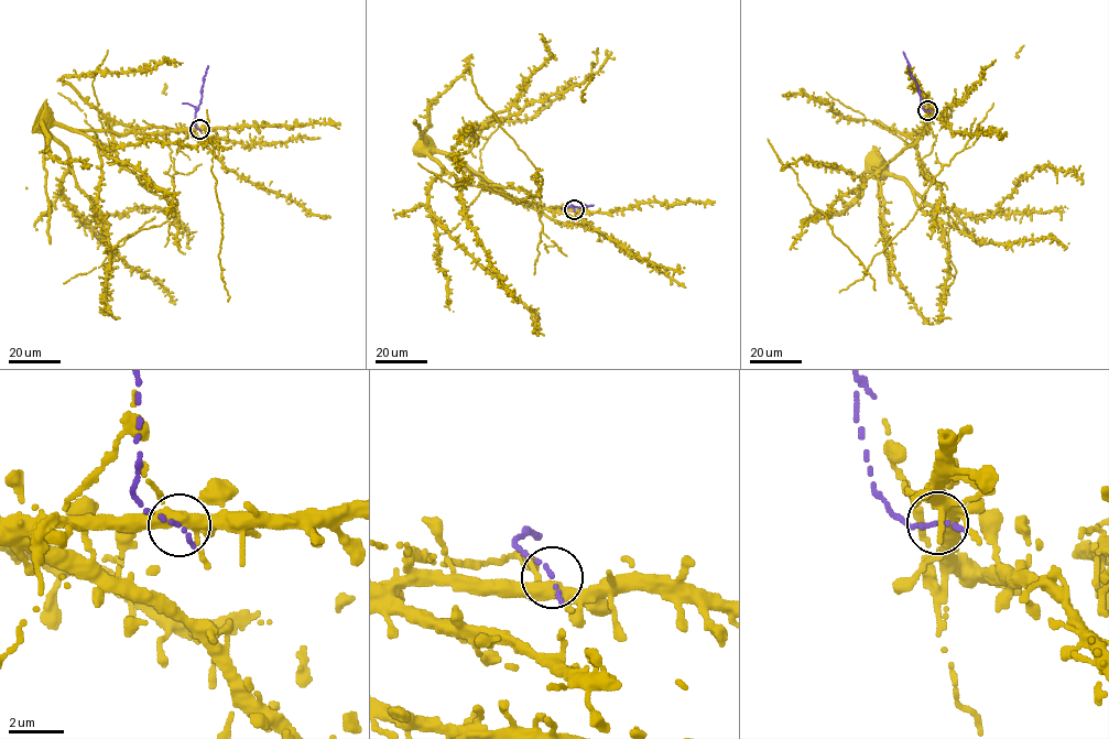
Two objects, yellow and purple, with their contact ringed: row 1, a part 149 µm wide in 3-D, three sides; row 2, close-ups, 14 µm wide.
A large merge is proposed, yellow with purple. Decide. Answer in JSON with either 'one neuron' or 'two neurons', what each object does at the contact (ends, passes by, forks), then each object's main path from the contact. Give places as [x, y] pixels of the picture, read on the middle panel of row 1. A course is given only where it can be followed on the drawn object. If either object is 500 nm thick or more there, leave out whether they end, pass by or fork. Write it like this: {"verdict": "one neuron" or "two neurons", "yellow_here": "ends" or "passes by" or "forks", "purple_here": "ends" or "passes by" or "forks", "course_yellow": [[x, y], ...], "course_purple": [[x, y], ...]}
{"verdict": "one neuron", "yellow_here": "forks", "purple_here": "passes by", "course_yellow": [[573, 209], [507, 195], [458, 155], [484, 128], [578, 86], [596, 73], [597, 63], [583, 99]], "course_purple": [[574, 209], [571, 206], [593, 205]]}

